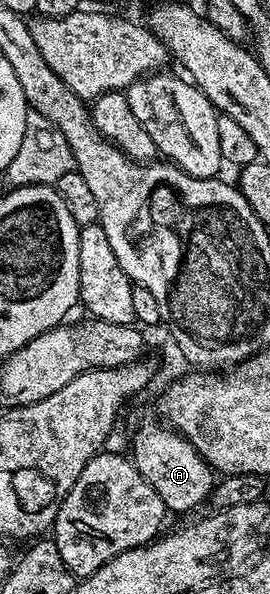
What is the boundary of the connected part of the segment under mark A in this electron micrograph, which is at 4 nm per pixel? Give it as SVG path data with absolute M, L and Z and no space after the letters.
M147 424L136 430L130 452L136 470L157 494L161 494L161 502L165 502L168 513L191 512L198 504L206 505L217 483L216 473L181 433L159 424Z

